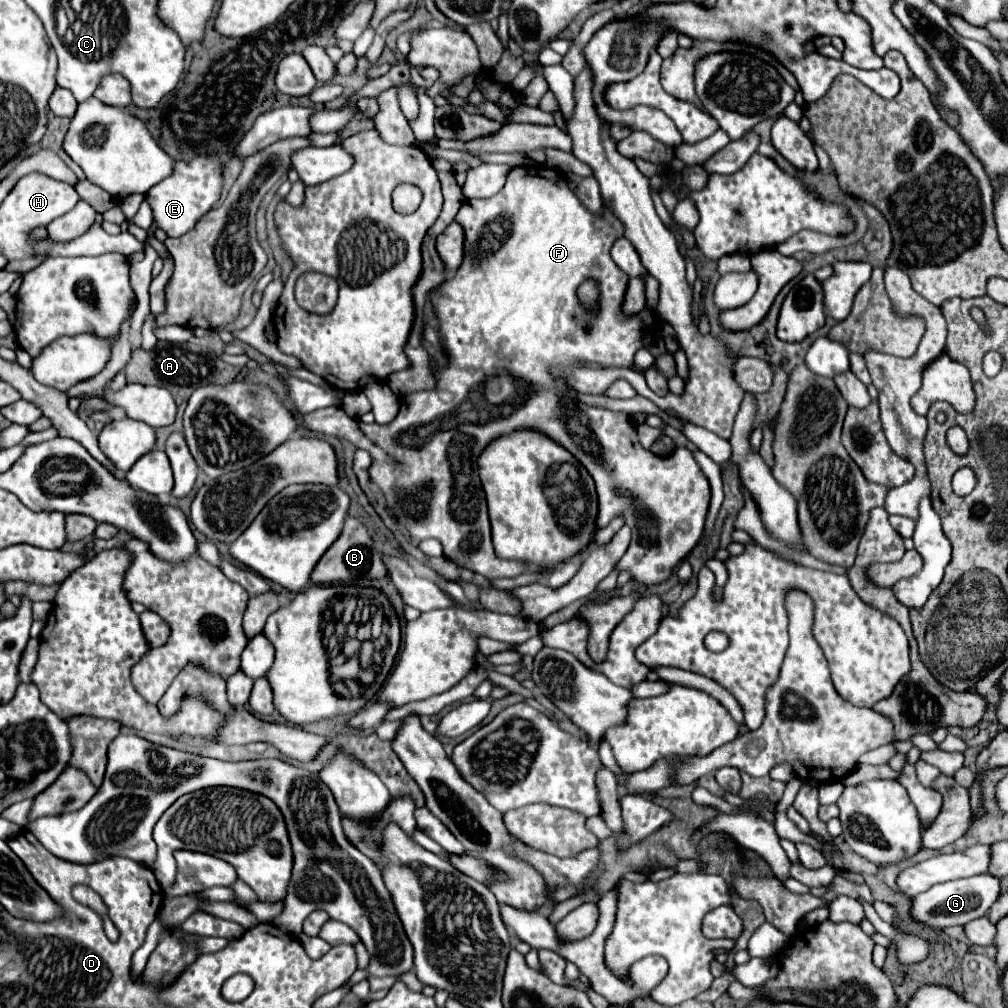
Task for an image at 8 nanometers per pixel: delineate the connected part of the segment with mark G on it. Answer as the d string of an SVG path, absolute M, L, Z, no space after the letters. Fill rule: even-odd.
M979 874L979 876L969 876L969 878L959 878L959 880L949 880L943 884L937 884L929 888L927 892L915 896L911 916L931 928L947 928L947 926L963 926L969 920L975 920L979 916L985 916L989 908L995 904L997 896L1001 894L1001 880L989 874Z

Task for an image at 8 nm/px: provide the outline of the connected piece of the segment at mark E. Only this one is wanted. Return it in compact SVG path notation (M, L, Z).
M197 156L193 162L177 162L173 174L156 184L147 192L145 199L153 210L156 224L167 233L167 236L183 236L197 220L213 208L219 200L221 184L223 184L223 168L217 160L209 160L209 156Z

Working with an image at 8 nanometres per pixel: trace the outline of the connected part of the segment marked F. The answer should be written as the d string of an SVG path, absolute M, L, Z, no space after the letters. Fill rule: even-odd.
M517 166L507 174L507 182L501 188L501 192L497 192L491 198L481 198L481 200L465 200L459 214L457 214L457 222L463 224L465 228L465 260L461 264L461 268L457 270L455 278L443 282L433 294L431 294L431 302L433 308L439 316L439 326L441 326L441 334L445 338L445 350L449 354L449 366L447 370L437 368L435 376L437 376L437 388L429 390L429 392L417 392L417 394L409 394L401 400L401 410L397 414L397 418L387 424L387 426L379 426L379 424L351 424L351 418L343 412L343 408L325 408L325 410L317 410L305 416L305 426L313 432L321 432L327 436L337 436L341 440L349 440L351 444L367 450L373 456L373 466L371 466L371 480L381 488L385 500L387 500L387 508L391 508L397 514L397 524L403 526L399 528L403 534L409 534L415 540L425 540L425 538L437 538L443 544L443 552L445 558L453 560L459 568L467 568L471 572L477 572L485 578L515 578L519 574L523 574L527 570L527 564L507 564L503 558L499 558L495 554L493 542L491 542L491 528L489 528L489 516L487 516L487 502L485 502L485 492L481 490L481 482L479 482L479 474L477 474L477 456L483 452L483 448L495 440L501 434L509 434L513 430L521 430L521 428L533 428L539 432L545 432L549 438L557 440L563 448L567 448L569 452L575 454L575 458L591 472L593 480L595 480L595 488L597 488L597 496L599 496L599 512L597 512L597 522L595 522L595 530L605 528L617 514L625 516L627 526L631 526L633 530L633 538L631 538L631 546L629 550L623 554L623 560L617 564L619 572L629 572L631 578L641 584L641 586L655 586L665 582L673 568L699 544L701 536L703 536L703 524L705 524L705 516L707 516L707 508L709 508L709 500L711 500L711 488L709 488L709 480L703 474L703 470L699 468L697 460L693 458L691 450L687 448L675 448L671 456L661 458L653 452L647 452L639 440L637 440L637 432L631 424L631 416L625 412L611 412L611 410L599 410L599 408L591 408L591 406L581 406L577 400L573 400L571 396L563 396L567 394L567 386L561 380L555 380L547 368L551 364L565 364L565 366L577 366L577 362L597 362L603 366L619 366L619 368L631 368L633 364L633 356L639 348L643 348L643 336L649 330L647 320L643 314L625 314L623 312L623 298L625 298L625 290L629 284L629 276L613 262L609 250L613 246L615 240L623 238L623 224L621 220L617 220L617 216L603 206L603 214L593 214L589 212L581 200L569 190L567 184L567 176L559 174L555 170L540 170L546 169L541 167ZM585 280L593 280L599 288L599 300L597 306L599 310L591 316L591 320L587 320L587 314L591 312L589 308L585 308L581 304L581 300L577 298L577 288L585 282Z

